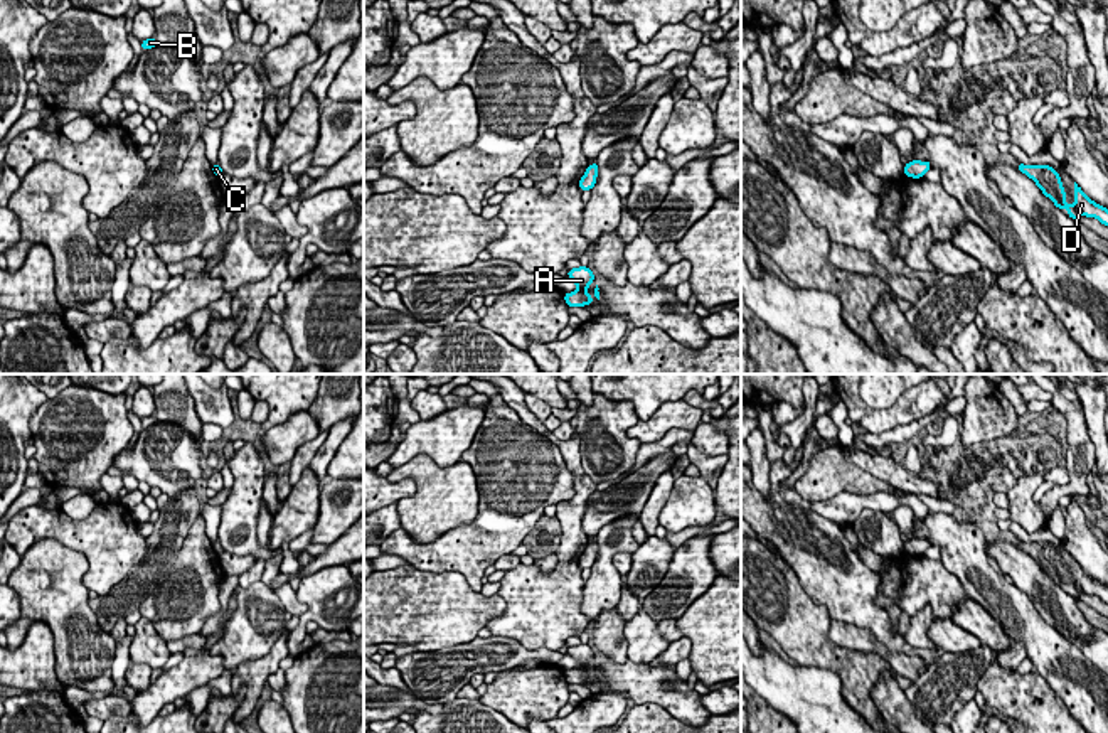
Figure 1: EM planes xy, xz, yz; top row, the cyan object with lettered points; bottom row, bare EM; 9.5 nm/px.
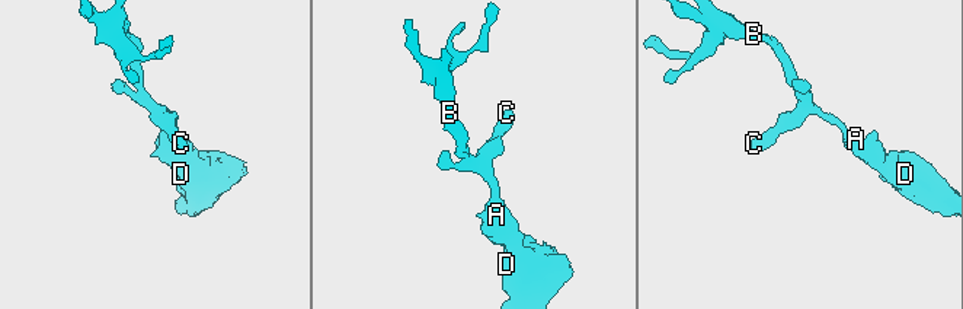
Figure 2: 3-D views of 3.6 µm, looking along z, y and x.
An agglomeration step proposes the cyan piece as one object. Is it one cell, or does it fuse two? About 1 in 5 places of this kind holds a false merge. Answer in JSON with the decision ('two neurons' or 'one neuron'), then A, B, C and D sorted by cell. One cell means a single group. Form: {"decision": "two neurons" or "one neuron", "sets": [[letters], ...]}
{"decision": "one neuron", "sets": [["A", "B", "C", "D"]]}

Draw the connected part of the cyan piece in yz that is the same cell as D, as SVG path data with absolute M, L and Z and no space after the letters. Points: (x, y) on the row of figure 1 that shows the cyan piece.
M1019 162L1017 170L1031 177L1036 185L1042 190L1046 197L1049 197L1057 209L1066 207L1068 216L1074 221L1079 216L1096 217L1101 224L1108 226L1108 209L1091 201L1081 187L1074 182L1074 206L1071 207L1064 197L1066 192L1063 189L1063 182L1056 169L1049 165L1024 165Z

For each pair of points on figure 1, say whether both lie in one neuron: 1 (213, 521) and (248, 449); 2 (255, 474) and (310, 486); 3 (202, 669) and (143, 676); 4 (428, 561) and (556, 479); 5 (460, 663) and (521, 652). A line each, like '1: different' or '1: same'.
1: same
2: different
3: different
4: same
5: same

